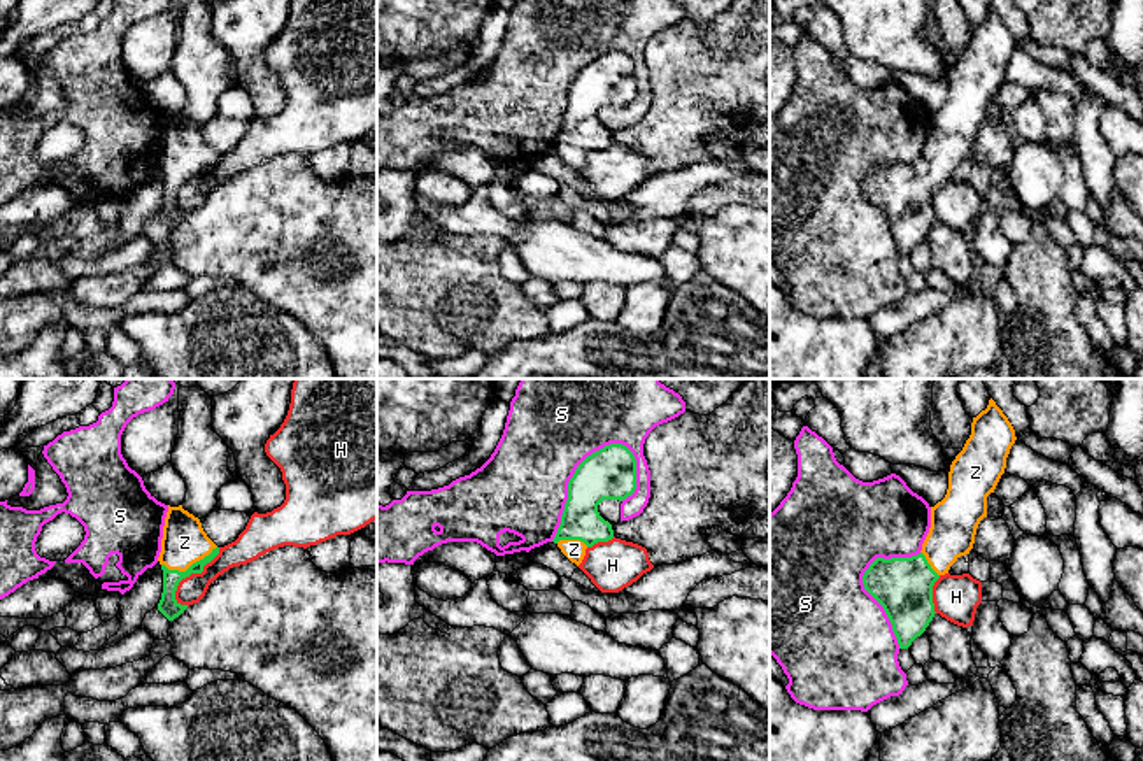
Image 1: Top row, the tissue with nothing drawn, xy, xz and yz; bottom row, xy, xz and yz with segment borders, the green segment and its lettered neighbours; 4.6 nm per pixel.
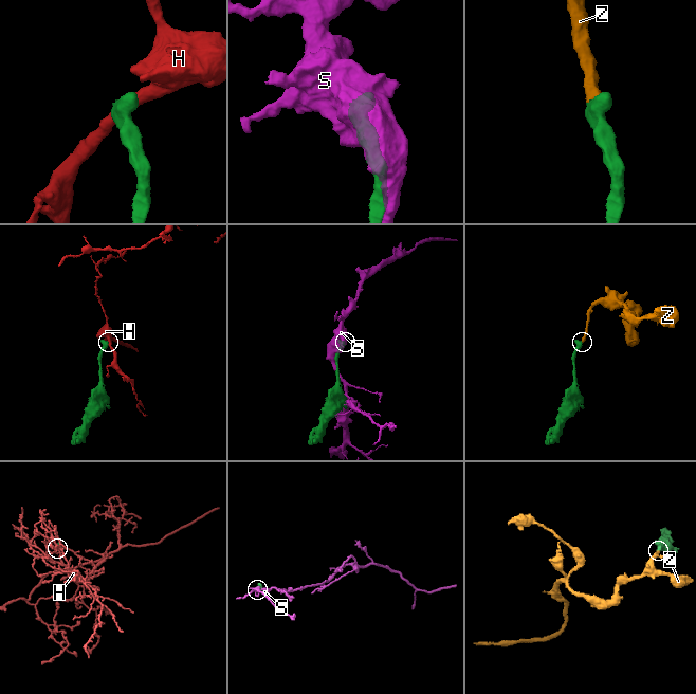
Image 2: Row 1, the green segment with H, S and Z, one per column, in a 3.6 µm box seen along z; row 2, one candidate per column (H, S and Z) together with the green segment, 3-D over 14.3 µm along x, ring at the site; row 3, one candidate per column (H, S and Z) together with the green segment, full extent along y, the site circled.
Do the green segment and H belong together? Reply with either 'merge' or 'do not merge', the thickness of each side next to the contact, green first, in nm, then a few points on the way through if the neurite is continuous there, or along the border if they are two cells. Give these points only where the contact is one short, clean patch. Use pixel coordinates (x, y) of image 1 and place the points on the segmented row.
do not merge; 90 nm thick on the green side, 120 nm on the other; border along xy (220, 547), (200, 572), (191, 572), (179, 583), (177, 604)

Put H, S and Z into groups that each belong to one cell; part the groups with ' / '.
H / S / Z

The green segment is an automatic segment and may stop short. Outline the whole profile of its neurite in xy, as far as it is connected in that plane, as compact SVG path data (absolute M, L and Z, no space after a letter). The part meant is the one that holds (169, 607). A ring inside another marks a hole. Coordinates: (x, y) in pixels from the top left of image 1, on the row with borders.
M170 507L165 517L160 565L163 570L163 593L158 610L174 621L188 605L175 600L177 586L219 554L219 547L207 537L198 517L179 507Z

